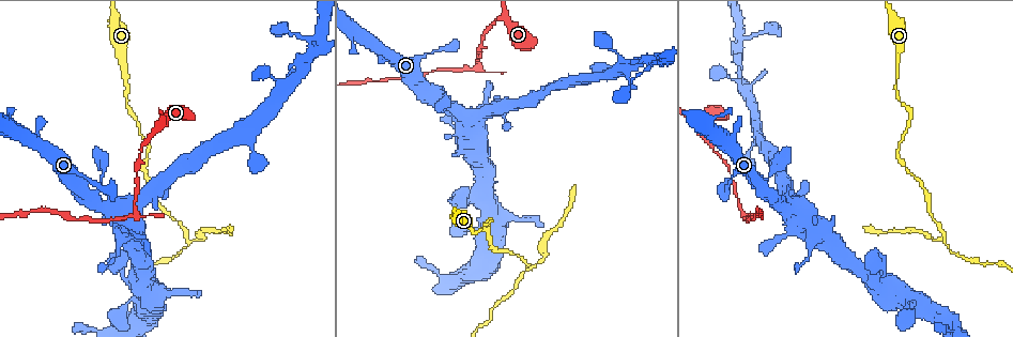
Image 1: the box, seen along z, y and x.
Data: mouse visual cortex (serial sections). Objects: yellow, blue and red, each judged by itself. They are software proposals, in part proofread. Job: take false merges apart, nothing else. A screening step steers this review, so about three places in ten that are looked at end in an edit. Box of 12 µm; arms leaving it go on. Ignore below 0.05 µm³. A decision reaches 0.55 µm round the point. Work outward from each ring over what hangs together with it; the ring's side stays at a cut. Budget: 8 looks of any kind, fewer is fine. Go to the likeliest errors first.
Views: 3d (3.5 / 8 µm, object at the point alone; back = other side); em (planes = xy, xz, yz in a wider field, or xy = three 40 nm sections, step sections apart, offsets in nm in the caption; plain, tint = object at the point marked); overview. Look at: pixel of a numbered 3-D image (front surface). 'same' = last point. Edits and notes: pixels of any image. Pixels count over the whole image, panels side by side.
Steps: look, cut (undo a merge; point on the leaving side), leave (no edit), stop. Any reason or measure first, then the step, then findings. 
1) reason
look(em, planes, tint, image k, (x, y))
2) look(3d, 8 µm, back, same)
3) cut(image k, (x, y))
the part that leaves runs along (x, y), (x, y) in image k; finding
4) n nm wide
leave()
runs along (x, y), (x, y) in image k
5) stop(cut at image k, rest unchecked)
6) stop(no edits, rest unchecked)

look(3d, 3.5 µm, back, image 1, (899, 150))

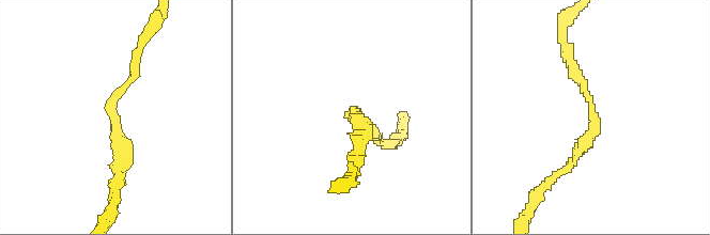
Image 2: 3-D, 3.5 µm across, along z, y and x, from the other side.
arms of 150, 150 nm; shape alone is not enough
look(em, planes, plain, image 2, (593, 116))

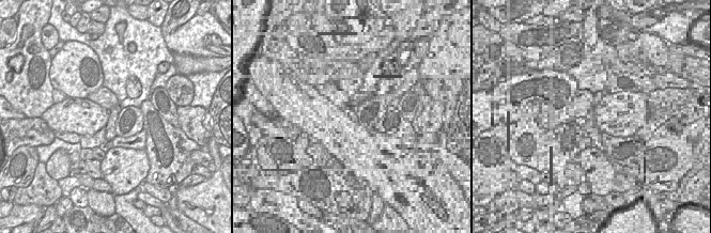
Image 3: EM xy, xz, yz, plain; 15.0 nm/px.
with the object marked
look(em, planes, tint, same)

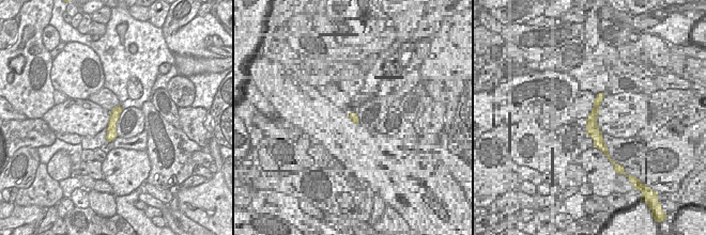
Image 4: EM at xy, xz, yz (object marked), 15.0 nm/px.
160 nm wide
leave()
runs along (569, 55), (597, 124), (564, 170) in image 2; one cell here

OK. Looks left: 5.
three-way junction
look(3d, 3.5 µm, back, image 1, (944, 235))

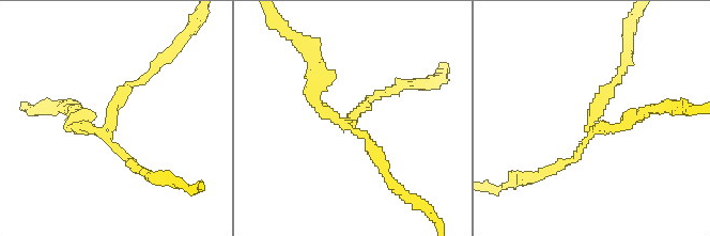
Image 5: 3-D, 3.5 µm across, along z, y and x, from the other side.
3 arms; arms of 150, 150, 200 nm; need the tissue
look(em, planes, tint, image 5, (594, 116))

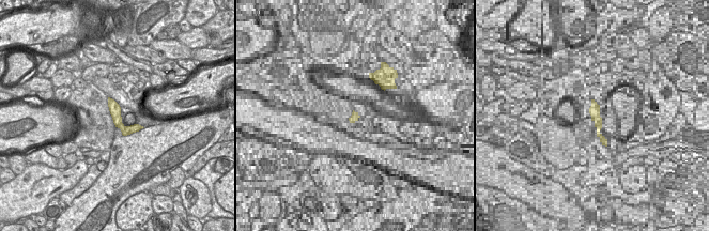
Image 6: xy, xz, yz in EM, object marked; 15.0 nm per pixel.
170 nm wide
cut(image 5, (91, 116))
the part that leaves runs along (104, 126), (74, 126), (74, 107), (61, 107) in image 5; a second cell is stuck on

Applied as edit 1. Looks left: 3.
sharp bend
look(3d, 3.5 µm, back, image 1, (479, 64))

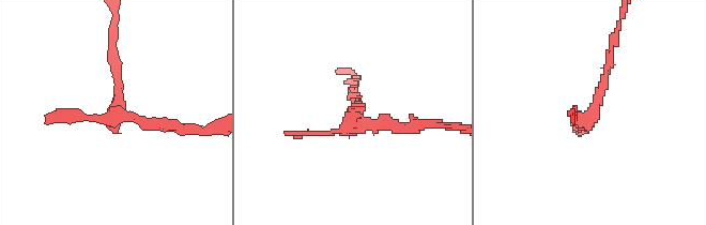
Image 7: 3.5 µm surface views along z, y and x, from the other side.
shape alone is not enough
look(em, xy, step 5, tint, image 7, (119, 118))

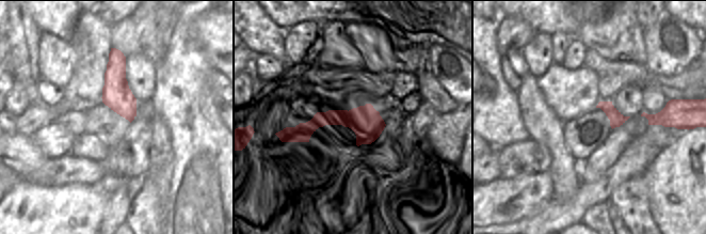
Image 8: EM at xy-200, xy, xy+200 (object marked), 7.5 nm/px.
240 nm wide
cut(image 7, (78, 114))
the part that leaves runs along (114, 110), (148, 126), (206, 126) in image 7; a second cell is stuck on

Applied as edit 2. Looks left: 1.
stop(cut at image 5, cut at image 7, rest unchecked)

